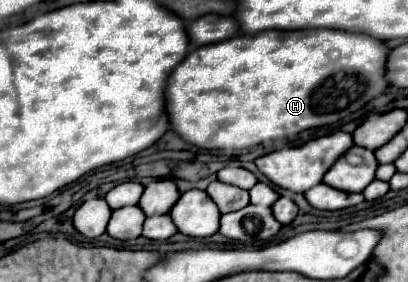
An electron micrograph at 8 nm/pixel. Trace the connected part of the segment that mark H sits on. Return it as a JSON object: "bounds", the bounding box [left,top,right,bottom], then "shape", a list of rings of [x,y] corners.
{"bounds":[164,29,388,149],"shape":[[[336,29],[262,31],[258,35],[236,35],[232,39],[222,41],[222,43],[212,43],[210,47],[192,49],[184,57],[184,61],[170,73],[170,77],[166,81],[164,97],[166,97],[166,113],[168,113],[170,129],[180,139],[184,139],[186,143],[202,147],[202,149],[250,149],[250,147],[256,147],[256,145],[260,145],[264,141],[294,135],[294,133],[300,133],[304,129],[332,125],[332,123],[348,117],[356,109],[364,107],[372,97],[386,91],[386,79],[382,79],[382,59],[386,59],[386,51],[388,51],[388,47],[382,41],[374,39],[374,37],[366,37],[366,35],[360,35],[360,33],[348,33],[348,31],[336,31]]]}

